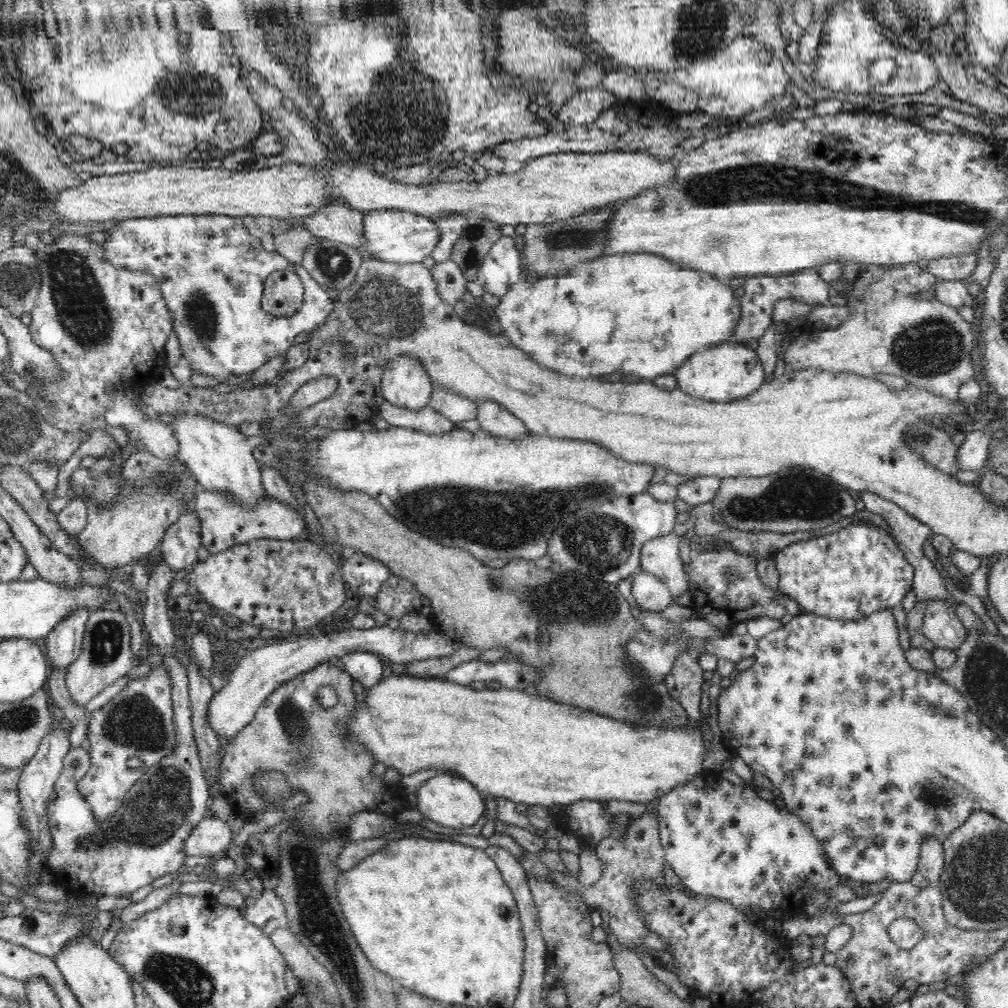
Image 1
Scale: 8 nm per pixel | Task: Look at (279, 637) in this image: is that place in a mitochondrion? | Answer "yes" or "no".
no

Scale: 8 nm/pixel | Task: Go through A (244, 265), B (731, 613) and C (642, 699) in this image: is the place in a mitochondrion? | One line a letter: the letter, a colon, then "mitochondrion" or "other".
A: other
B: other
C: mitochondrion

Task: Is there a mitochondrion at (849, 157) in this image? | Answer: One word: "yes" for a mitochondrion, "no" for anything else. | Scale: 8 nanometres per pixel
yes

